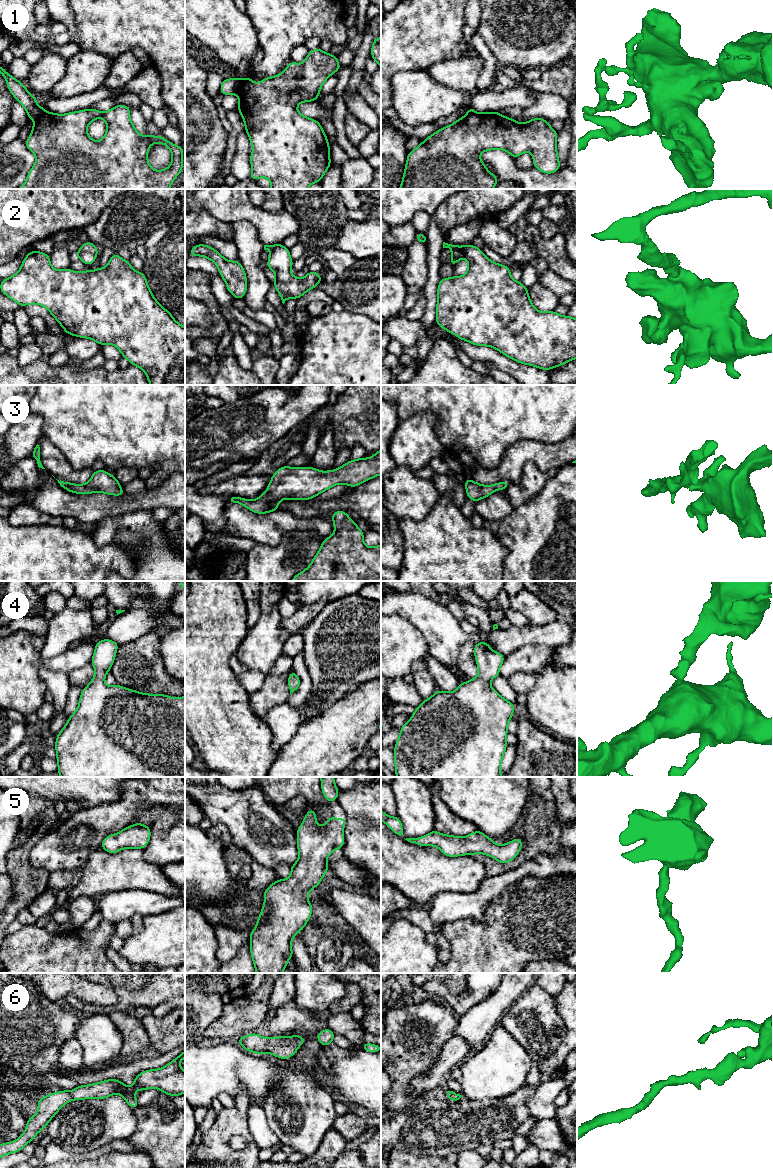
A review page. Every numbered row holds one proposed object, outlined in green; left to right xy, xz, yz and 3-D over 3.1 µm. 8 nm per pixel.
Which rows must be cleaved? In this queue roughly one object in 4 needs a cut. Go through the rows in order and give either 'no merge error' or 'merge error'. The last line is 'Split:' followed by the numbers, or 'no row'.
1: merge error
2: no merge error
3: no merge error
4: no merge error
5: no merge error
6: no merge error
Split: 1

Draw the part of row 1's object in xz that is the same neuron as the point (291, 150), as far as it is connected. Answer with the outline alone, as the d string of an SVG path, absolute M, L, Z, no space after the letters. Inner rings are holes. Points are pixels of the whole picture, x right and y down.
M318 47L309 50L303 63L290 61L282 73L265 77L259 83L254 83L249 76L238 79L237 110L253 147L251 180L266 177L271 182L270 189L308 189L311 184L321 182L332 163L330 145L320 123L300 114L297 105L316 101L325 81L341 68L337 56Z

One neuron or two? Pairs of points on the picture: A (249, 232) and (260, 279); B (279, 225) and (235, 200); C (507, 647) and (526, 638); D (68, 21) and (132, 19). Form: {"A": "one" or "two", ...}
{"A": "one", "B": "one", "C": "one", "D": "two"}

